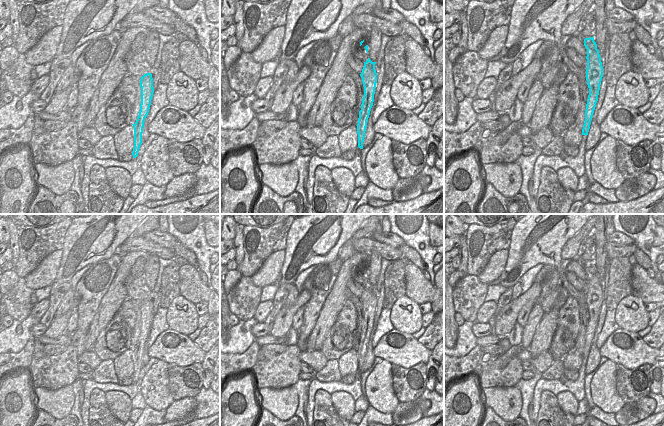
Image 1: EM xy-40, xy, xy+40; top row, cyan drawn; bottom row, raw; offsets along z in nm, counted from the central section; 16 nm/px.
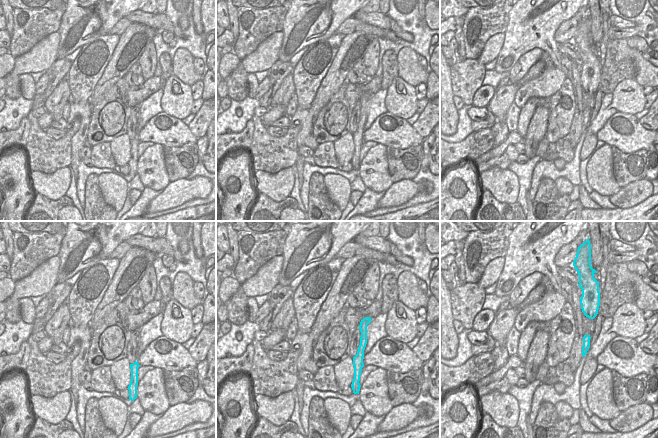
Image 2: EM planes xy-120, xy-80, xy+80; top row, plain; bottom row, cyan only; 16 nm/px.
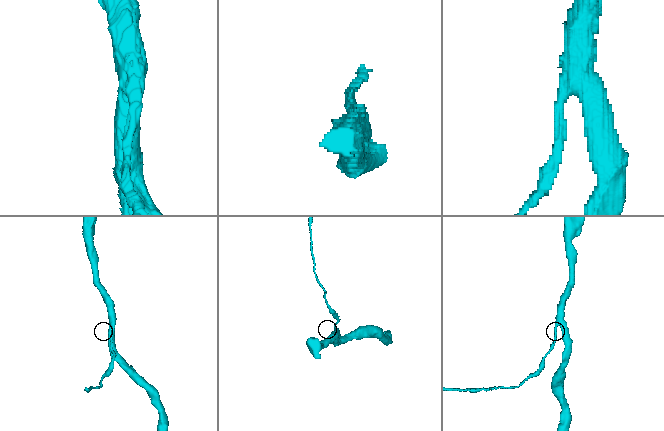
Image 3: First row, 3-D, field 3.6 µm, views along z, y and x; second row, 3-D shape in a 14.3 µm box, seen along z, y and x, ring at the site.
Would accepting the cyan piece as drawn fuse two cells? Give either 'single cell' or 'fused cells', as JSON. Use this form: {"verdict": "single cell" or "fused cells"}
{"verdict": "single cell"}

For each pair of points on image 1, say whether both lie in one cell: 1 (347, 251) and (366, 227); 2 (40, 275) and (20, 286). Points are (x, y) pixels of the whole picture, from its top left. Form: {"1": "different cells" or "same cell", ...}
{"1": "same cell", "2": "different cells"}

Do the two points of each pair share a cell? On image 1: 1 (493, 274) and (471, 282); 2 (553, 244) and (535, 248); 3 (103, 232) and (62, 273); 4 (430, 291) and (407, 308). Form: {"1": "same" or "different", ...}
{"1": "different", "2": "same", "3": "same", "4": "different"}

